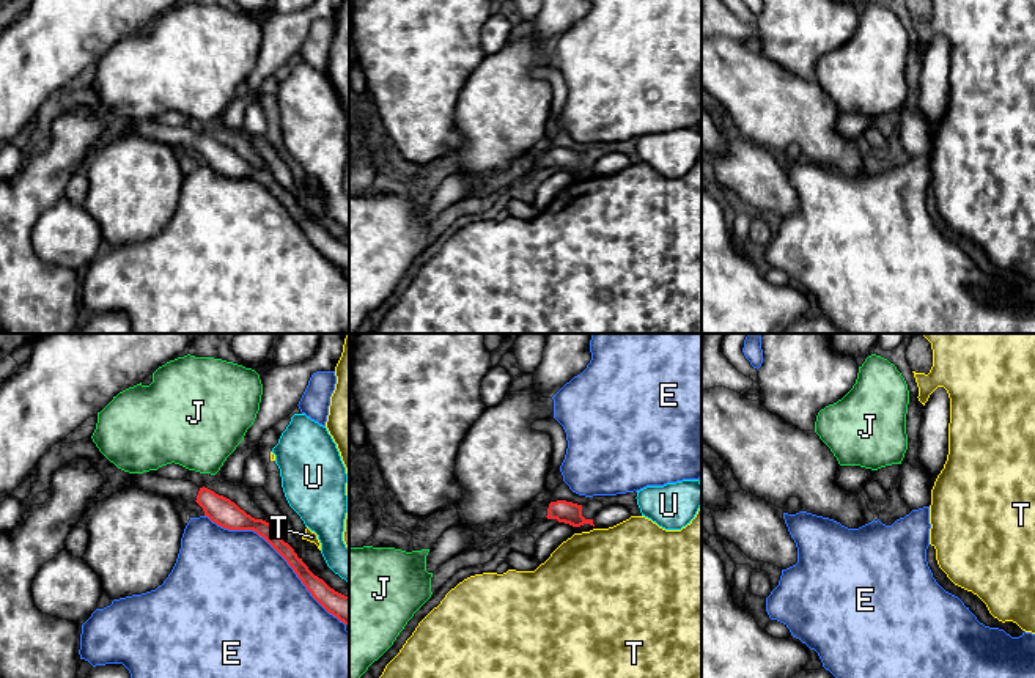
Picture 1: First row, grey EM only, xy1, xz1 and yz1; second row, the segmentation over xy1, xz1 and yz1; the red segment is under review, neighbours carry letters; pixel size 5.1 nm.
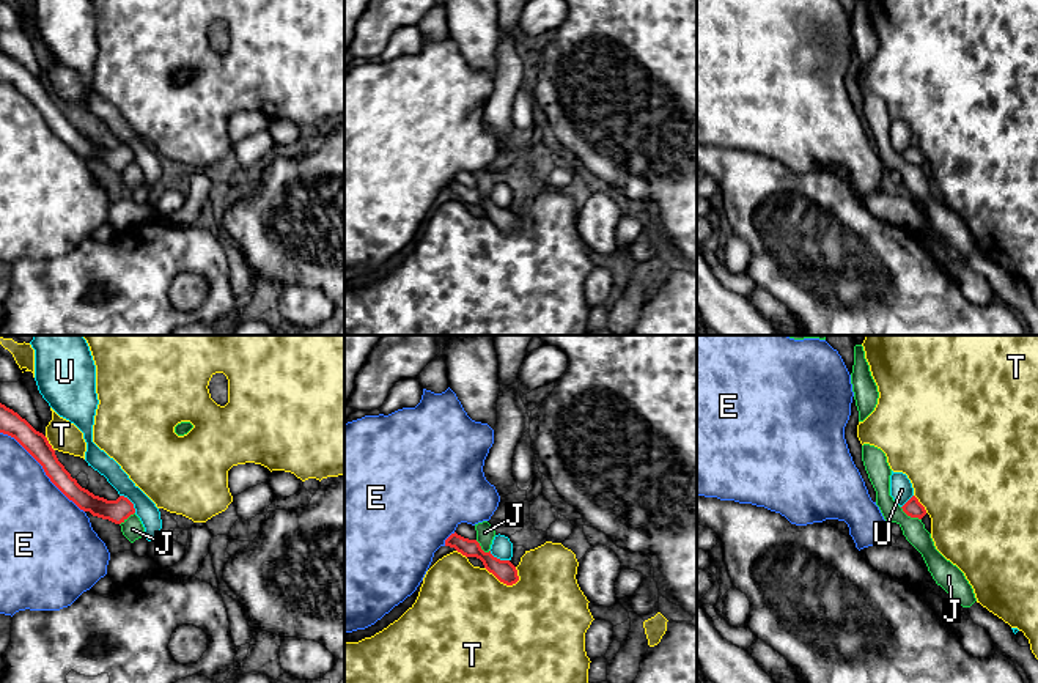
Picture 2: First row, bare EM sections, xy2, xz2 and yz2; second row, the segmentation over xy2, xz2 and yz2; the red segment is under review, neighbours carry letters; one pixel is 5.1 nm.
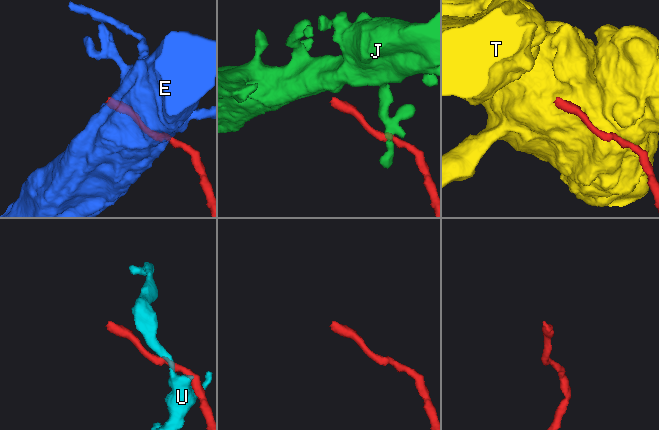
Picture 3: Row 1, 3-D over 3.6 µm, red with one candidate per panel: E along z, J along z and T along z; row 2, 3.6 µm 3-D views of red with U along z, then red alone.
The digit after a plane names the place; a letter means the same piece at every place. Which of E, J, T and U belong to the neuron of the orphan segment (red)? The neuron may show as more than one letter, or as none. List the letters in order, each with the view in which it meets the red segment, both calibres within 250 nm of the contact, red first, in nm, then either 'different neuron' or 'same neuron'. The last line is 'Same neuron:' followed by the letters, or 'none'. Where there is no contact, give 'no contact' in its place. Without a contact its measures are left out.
E: meets red in xy1; 100 nm thick on the red side, 500 nm on the other; different neuron
J: meets red in yz2; 90 nm thick on the red side, 120 nm on the other; different neuron
T: meets red in xz2; 110 nm thick on the red side, 480 nm on the other; different neuron
U: meets red in xy2; 120 nm thick on the red side, 110 nm on the other; different neuron
Same neuron: none

